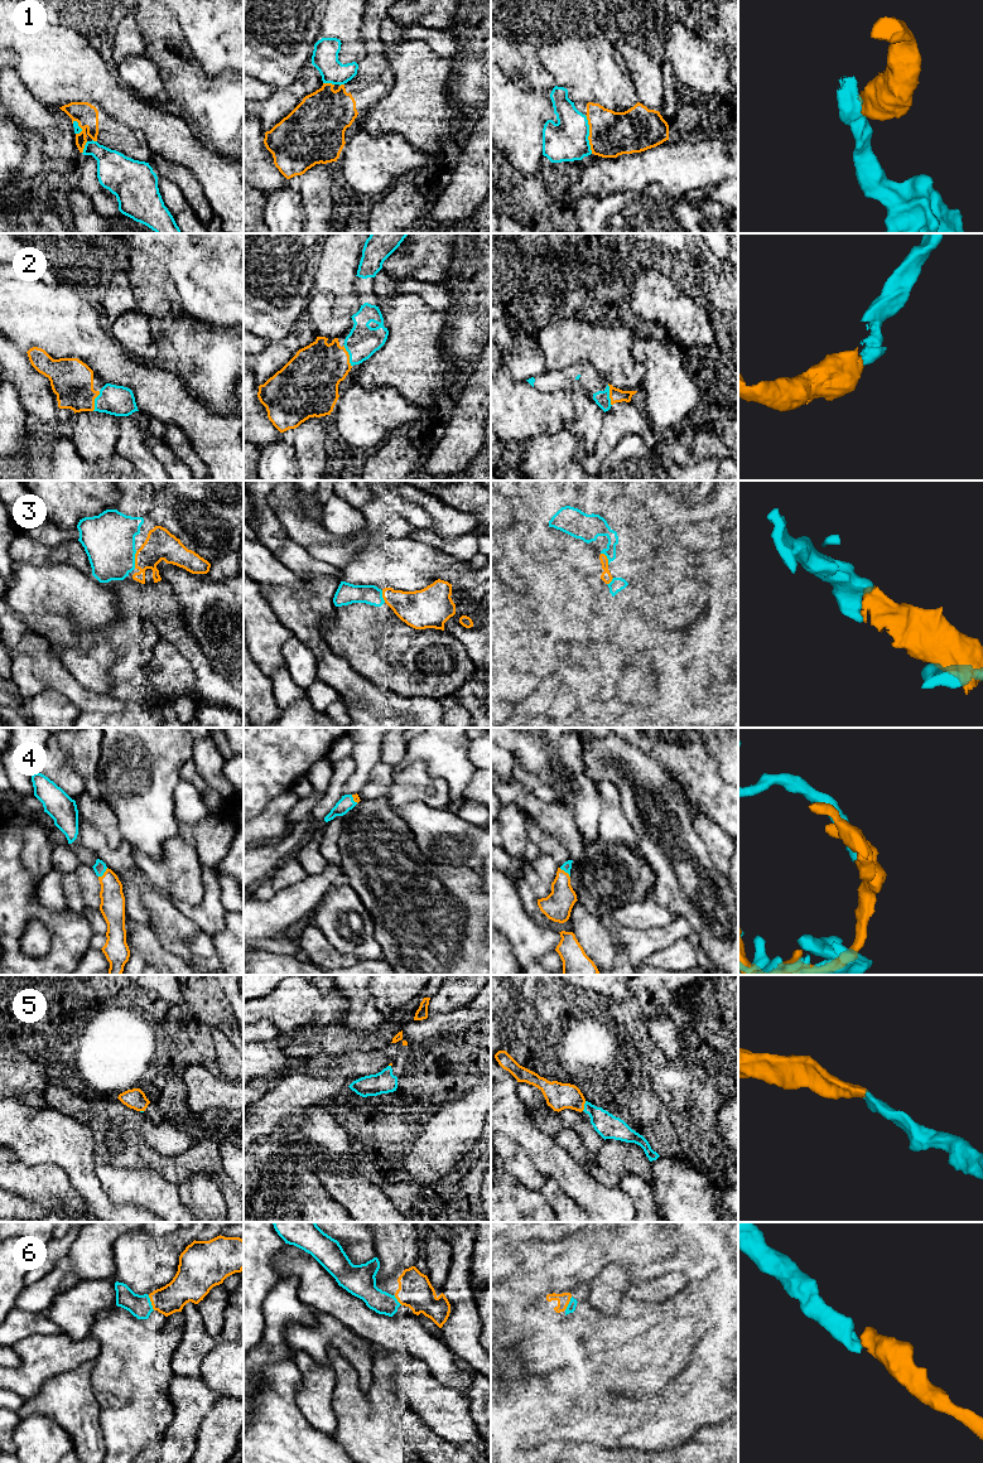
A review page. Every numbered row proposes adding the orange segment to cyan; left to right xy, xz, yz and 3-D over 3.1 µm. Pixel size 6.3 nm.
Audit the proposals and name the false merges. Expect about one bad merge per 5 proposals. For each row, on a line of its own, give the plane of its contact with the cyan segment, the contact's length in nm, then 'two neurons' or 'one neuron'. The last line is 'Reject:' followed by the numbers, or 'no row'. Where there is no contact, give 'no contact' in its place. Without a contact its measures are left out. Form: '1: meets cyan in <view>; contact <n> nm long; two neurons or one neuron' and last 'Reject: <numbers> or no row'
1: meets cyan in yz; contact 260 nm long; two neurons
2: meets cyan in xz; contact 150 nm long; one neuron
3: meets cyan in xy; contact 110 nm long; one neuron
4: meets cyan in xy; contact 90 nm long; one neuron
5: meets cyan in yz; contact 70 nm long; one neuron
6: meets cyan in xy; contact 100 nm long; one neuron
Reject: 1

